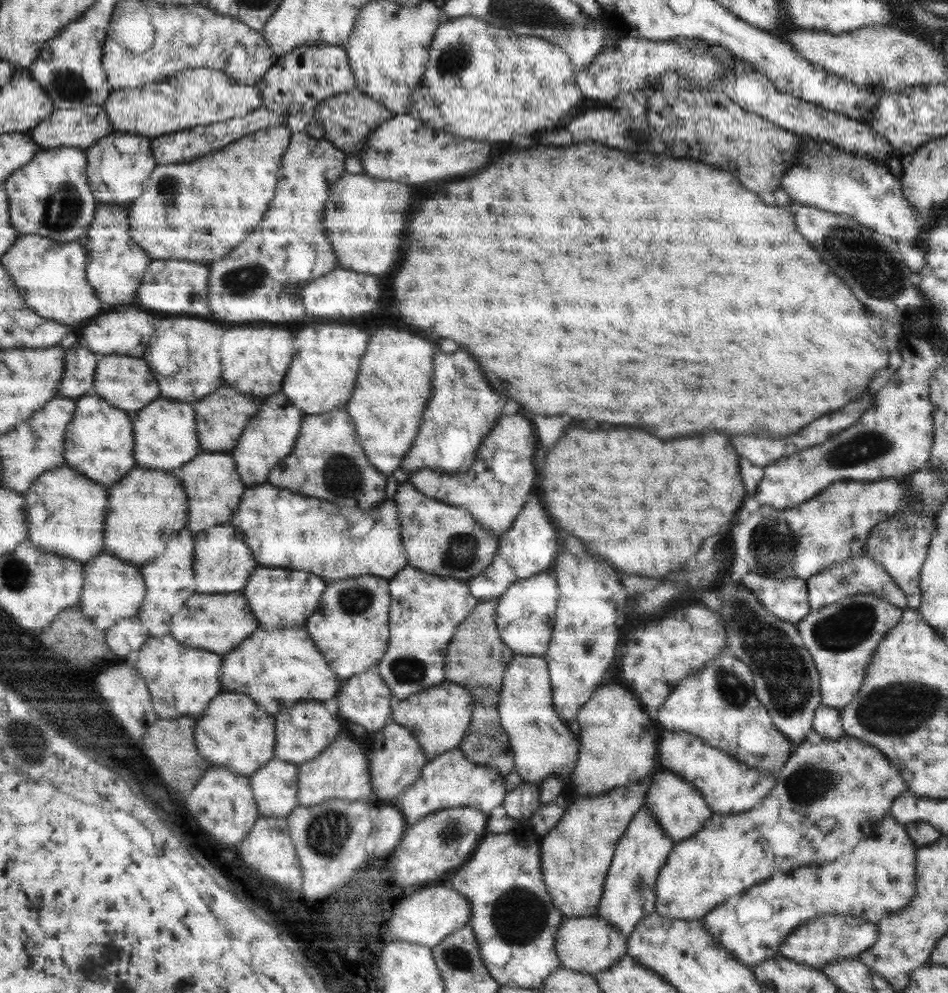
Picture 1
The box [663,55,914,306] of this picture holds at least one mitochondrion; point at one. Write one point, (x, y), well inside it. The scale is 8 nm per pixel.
(870, 265)

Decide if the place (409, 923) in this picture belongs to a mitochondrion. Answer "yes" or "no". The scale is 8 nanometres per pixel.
no

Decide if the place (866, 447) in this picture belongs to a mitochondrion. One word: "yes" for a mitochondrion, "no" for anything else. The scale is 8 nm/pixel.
yes

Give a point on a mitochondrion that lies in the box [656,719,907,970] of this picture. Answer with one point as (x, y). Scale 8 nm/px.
(806, 785)

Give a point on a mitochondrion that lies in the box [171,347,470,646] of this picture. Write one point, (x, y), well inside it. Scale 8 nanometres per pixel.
(342, 474)

